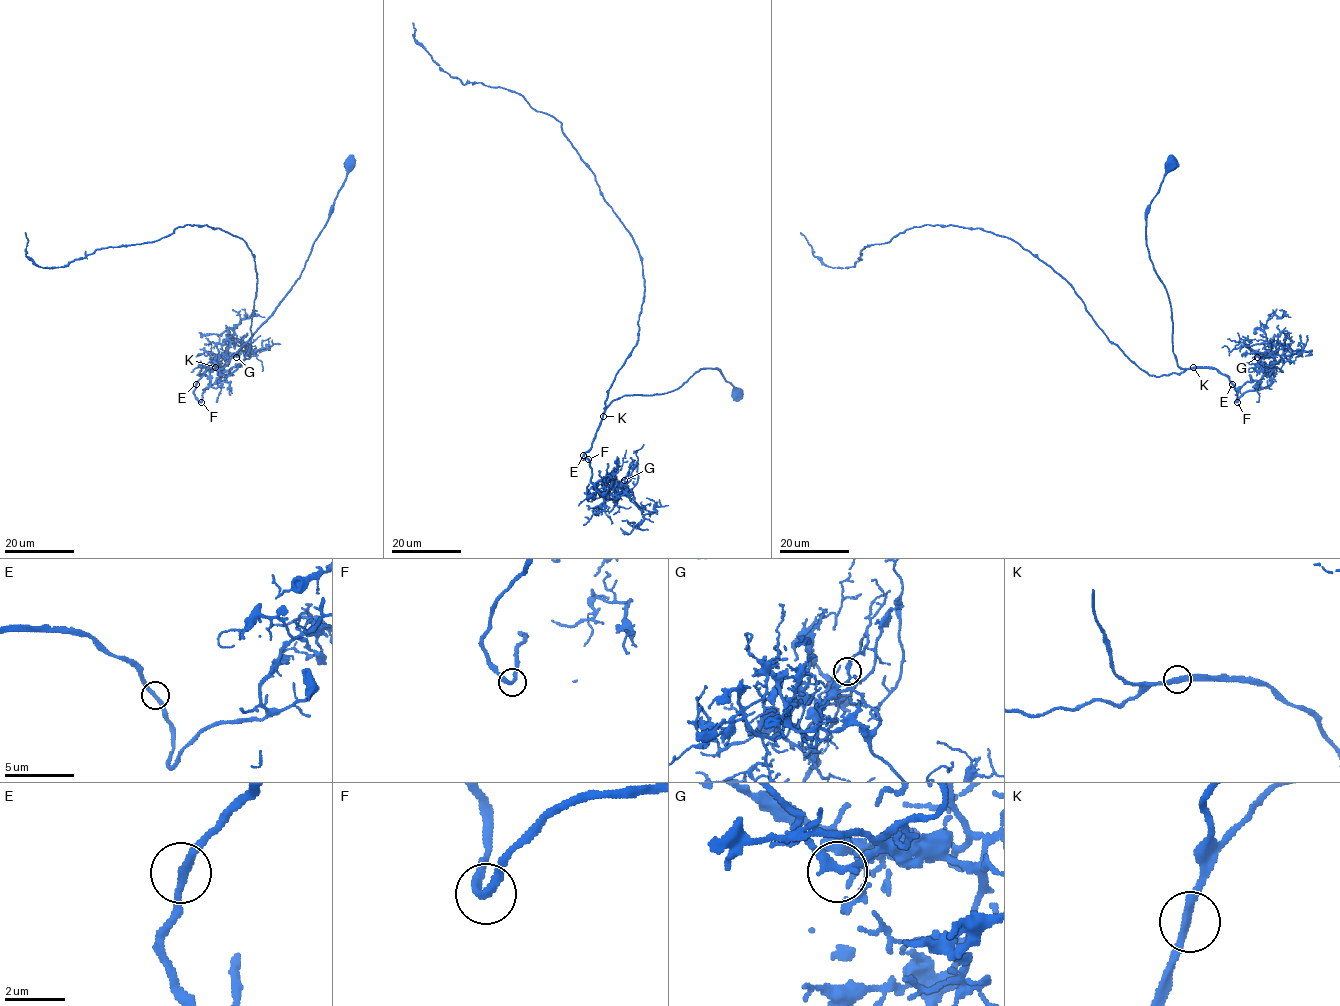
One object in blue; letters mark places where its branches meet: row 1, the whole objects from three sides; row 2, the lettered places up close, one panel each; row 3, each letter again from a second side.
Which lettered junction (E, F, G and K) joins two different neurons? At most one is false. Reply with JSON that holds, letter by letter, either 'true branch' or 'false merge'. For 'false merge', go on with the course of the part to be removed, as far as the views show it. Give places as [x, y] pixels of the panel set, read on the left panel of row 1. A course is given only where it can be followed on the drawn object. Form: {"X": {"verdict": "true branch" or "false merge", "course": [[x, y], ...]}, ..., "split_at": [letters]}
{"E": {"verdict": "true branch"}, "F": {"verdict": "true branch"}, "G": {"verdict": "true branch"}, "K": {"verdict": "true branch"}, "split_at": []}

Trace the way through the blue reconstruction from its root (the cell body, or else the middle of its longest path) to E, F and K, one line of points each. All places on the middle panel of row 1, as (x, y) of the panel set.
E: (737, 393), (719, 370), (702, 368), (673, 391), (653, 395), (624, 395), (607, 406), (591, 447), (583, 455)
F: (737, 393), (719, 370), (702, 368), (673, 391), (624, 395), (606, 409), (591, 447), (581, 457), (588, 459)
K: (737, 393), (719, 370), (702, 368), (673, 391), (653, 395), (624, 395), (614, 399), (603, 416)

